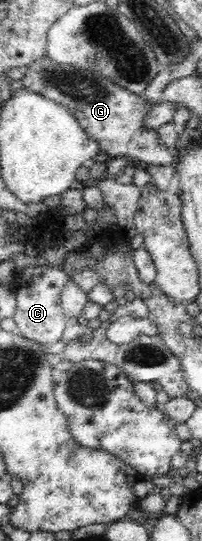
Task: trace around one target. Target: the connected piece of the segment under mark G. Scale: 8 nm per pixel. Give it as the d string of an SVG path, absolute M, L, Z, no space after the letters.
M46 55L26 69L22 89L67 107L81 128L101 145L101 151L109 160L126 157L144 166L174 164L175 153L161 143L159 129L143 129L143 118L154 106L140 94L134 94L95 72L55 63Z

